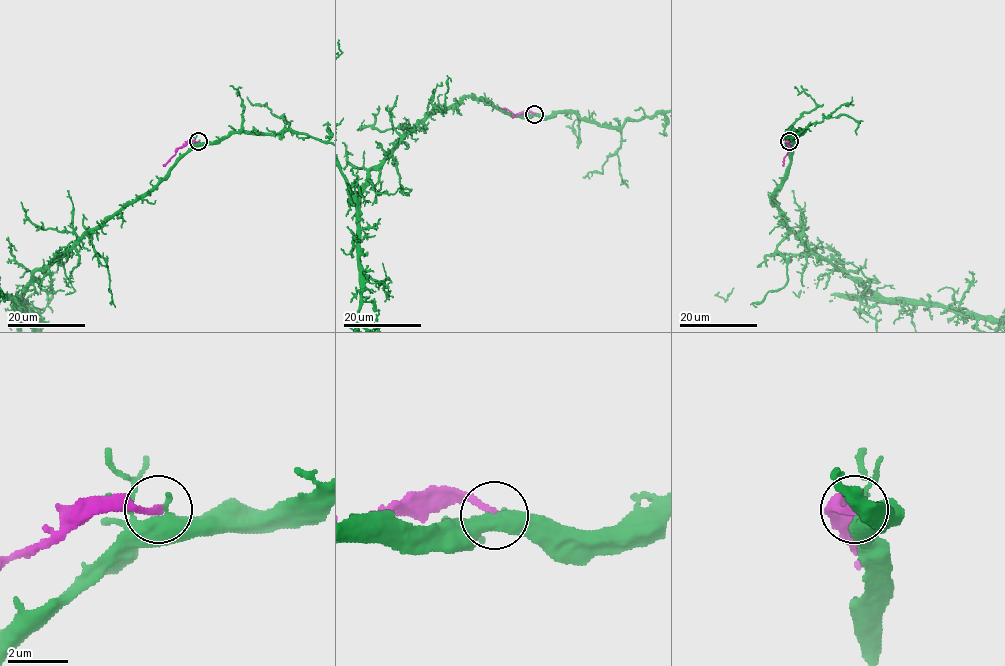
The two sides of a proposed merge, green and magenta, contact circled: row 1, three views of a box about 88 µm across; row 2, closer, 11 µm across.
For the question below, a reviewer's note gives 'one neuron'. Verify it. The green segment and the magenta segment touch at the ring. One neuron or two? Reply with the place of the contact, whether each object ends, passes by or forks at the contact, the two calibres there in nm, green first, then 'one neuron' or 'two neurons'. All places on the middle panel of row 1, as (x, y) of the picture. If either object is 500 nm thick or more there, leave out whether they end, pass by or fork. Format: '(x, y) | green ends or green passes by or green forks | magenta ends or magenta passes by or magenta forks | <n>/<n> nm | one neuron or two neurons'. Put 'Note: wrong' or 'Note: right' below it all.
(534, 114) | 550/200 nm | two neurons
Note: wrong

